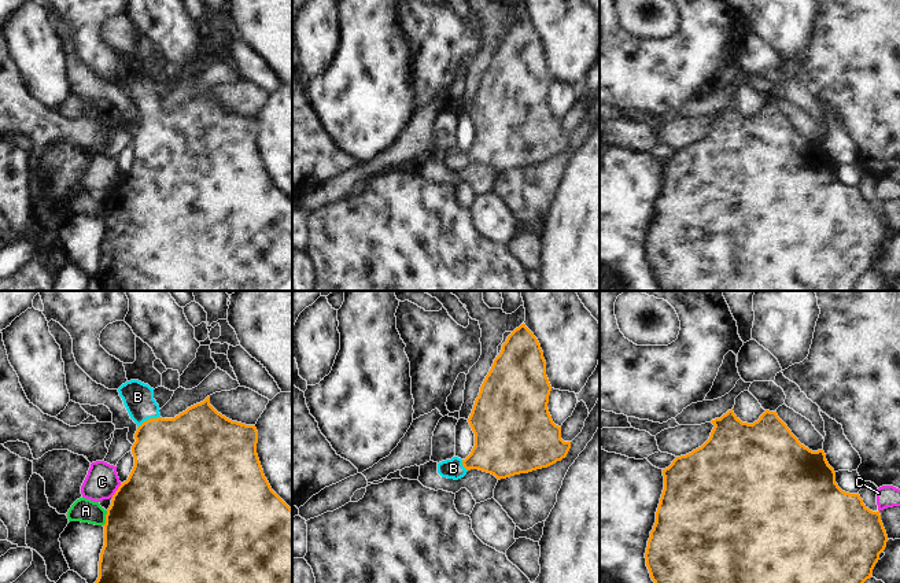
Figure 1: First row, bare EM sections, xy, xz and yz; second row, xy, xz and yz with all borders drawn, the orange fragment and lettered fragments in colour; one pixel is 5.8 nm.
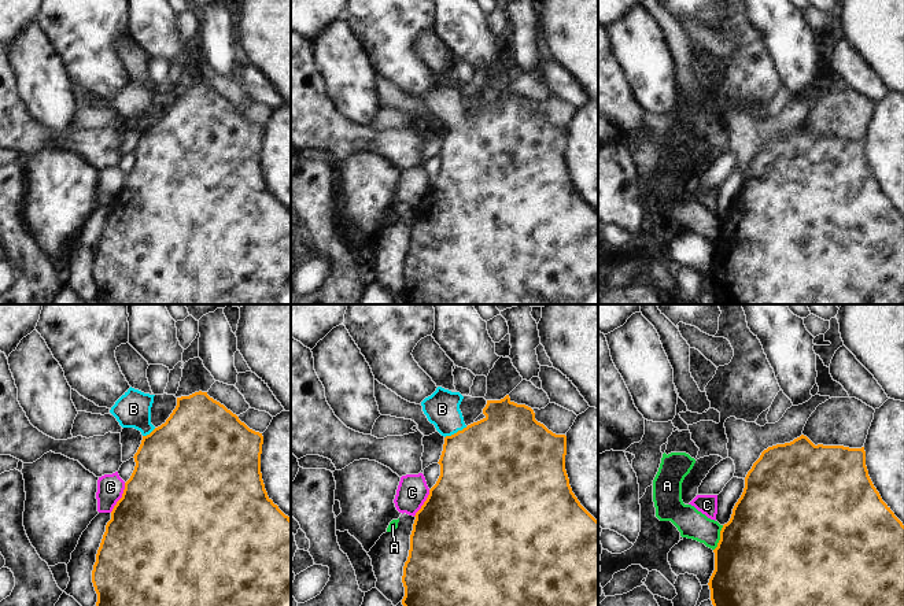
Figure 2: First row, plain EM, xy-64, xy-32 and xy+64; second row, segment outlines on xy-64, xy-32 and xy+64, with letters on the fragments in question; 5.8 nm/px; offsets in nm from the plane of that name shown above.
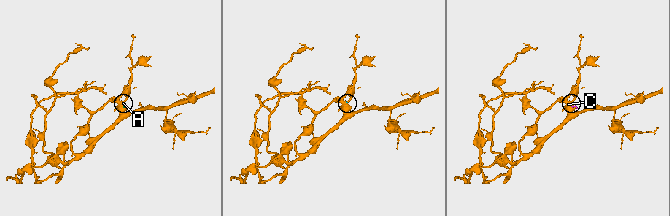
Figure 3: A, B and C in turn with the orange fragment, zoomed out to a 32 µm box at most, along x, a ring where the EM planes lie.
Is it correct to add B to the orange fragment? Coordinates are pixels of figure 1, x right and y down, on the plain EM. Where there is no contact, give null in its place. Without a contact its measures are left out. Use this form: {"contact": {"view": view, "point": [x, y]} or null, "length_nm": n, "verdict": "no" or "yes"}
{"contact": {"view": "xy", "point": [150, 111]}, "length_nm": 150, "verdict": "yes"}

